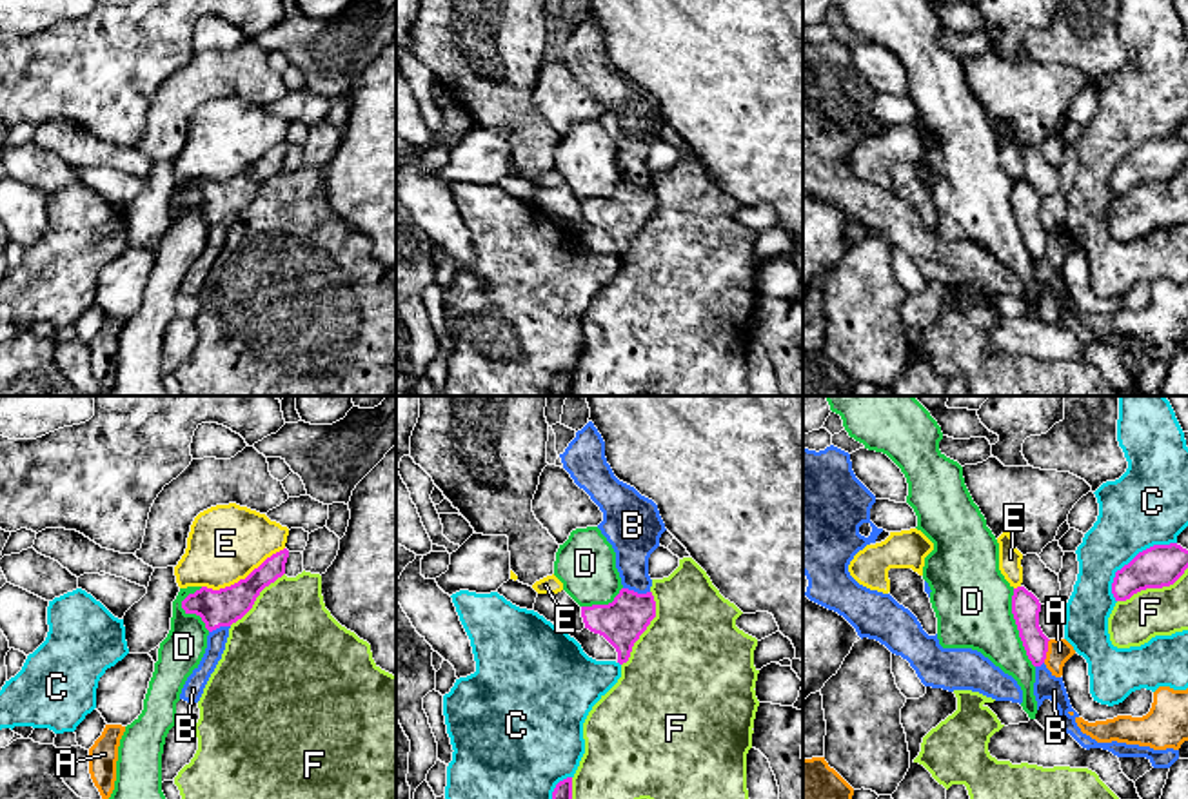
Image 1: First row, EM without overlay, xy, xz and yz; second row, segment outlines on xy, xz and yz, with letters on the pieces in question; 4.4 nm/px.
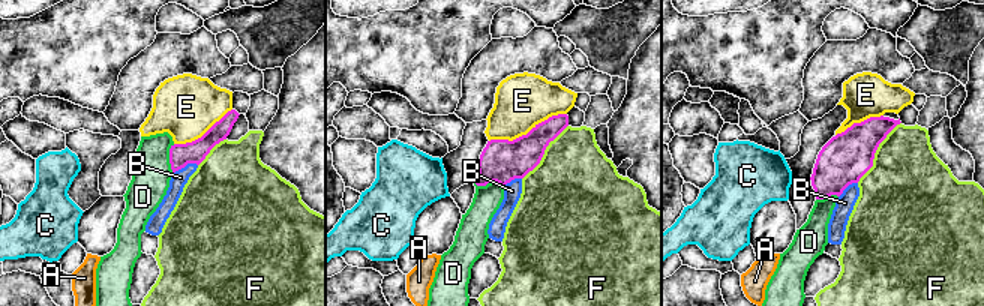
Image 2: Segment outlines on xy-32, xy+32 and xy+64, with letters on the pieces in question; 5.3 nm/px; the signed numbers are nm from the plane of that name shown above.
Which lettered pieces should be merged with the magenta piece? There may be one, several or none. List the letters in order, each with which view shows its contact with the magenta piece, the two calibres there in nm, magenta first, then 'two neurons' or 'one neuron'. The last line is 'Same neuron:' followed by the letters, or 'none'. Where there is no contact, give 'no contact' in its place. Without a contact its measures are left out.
A: meets magenta in yz; 130 nm thick on the magenta side, 110 nm on the other; two neurons
B: meets magenta in xz; 200 nm thick on the magenta side, 220 nm on the other; two neurons
C: meets magenta in yz; 190 nm thick on the magenta side, 360 nm on the other; two neurons
D: meets magenta in yz; 130 nm thick on the magenta side, 340 nm on the other; two neurons
E: meets magenta in xy; 160 nm thick on the magenta side, 340 nm on the other; two neurons
F: meets magenta in xz; 200 nm thick on the magenta side, 500 nm on the other; two neurons
Same neuron: none

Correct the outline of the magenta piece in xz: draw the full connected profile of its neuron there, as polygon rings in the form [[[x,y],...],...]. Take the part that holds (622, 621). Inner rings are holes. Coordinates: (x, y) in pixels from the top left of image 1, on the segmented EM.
[[[621,588],[609,605],[581,607],[585,628],[603,636],[618,652],[618,663],[629,661],[634,643],[656,617],[652,592]]]

